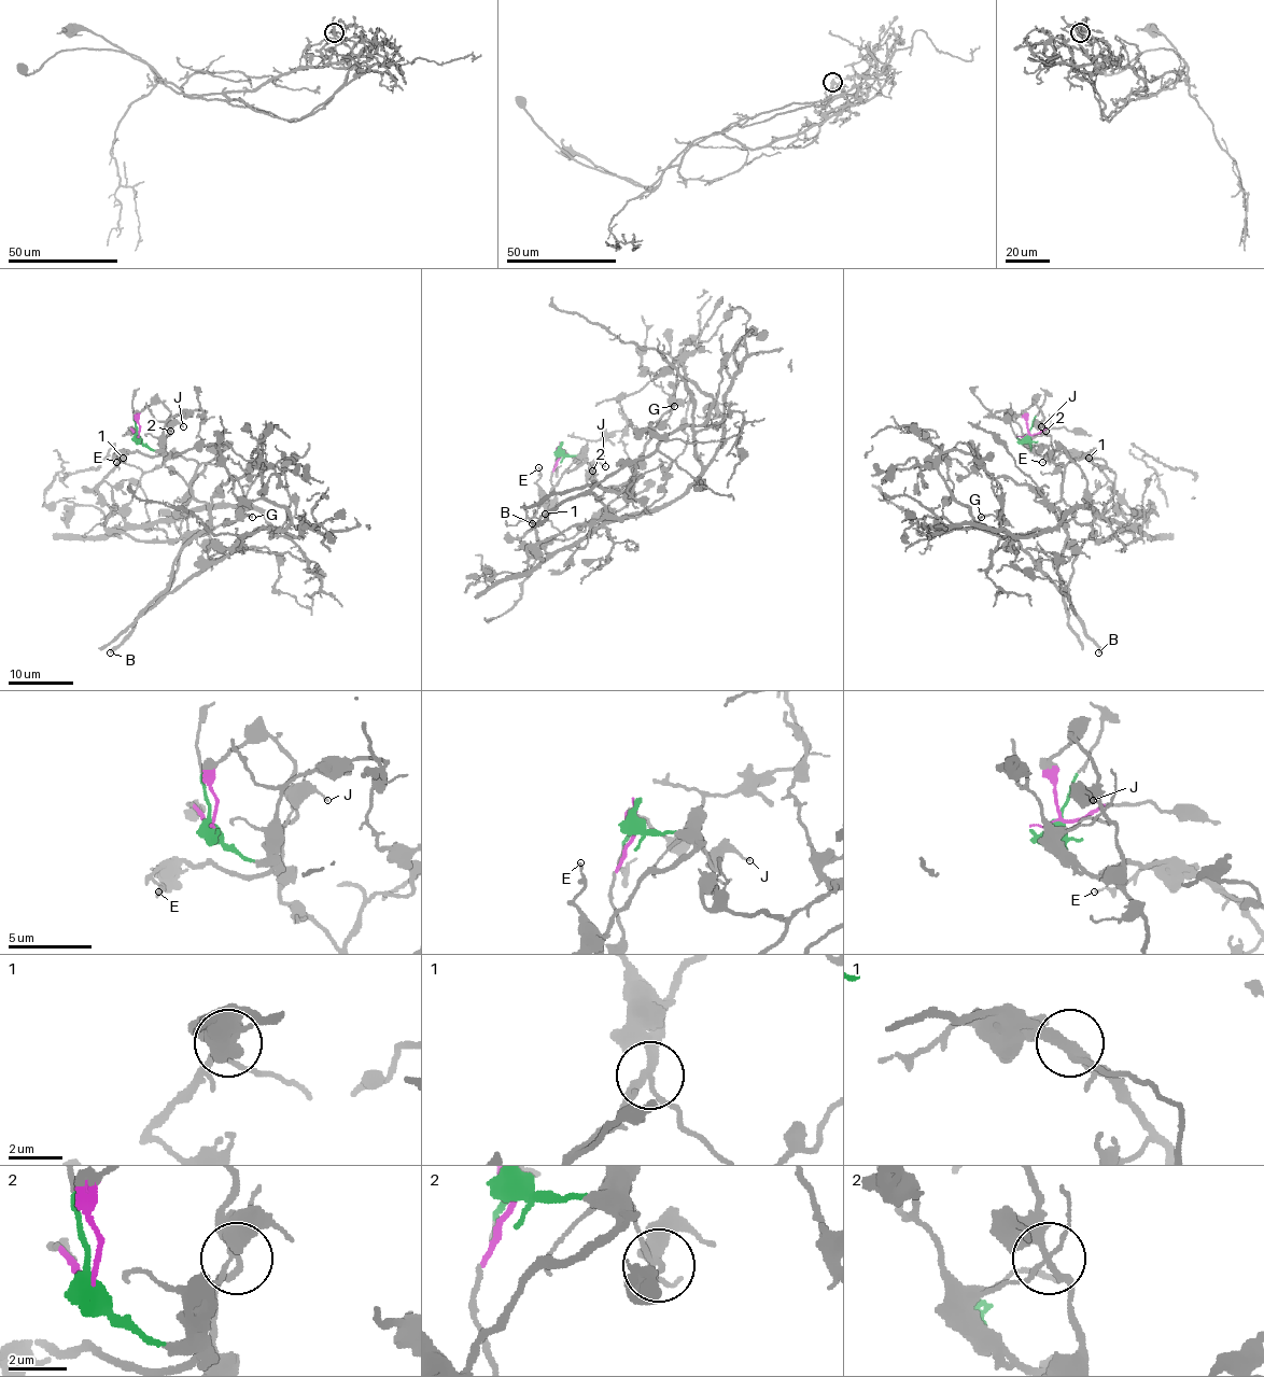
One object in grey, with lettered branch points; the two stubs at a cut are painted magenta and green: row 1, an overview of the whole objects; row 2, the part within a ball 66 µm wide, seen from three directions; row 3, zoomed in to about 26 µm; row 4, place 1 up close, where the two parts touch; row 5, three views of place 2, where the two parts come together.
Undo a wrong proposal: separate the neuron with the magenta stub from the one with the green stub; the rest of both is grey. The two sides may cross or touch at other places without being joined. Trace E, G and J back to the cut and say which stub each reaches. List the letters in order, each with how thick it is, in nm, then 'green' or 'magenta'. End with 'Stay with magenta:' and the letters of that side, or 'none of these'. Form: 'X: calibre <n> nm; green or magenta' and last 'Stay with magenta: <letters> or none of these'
E: calibre 140 nm; green
G: calibre 190 nm; magenta
J: calibre 130 nm; magenta
Stay with magenta: G, J

